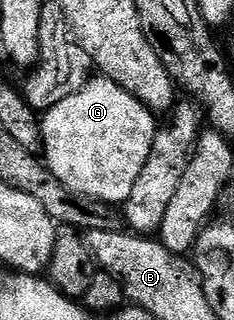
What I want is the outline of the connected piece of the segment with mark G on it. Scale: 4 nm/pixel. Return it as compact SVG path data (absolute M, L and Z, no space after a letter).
M90 79L71 98L63 98L40 117L43 159L51 174L71 191L105 204L124 205L147 154L151 154L151 142L155 142L159 127L153 120L154 113L115 82Z

